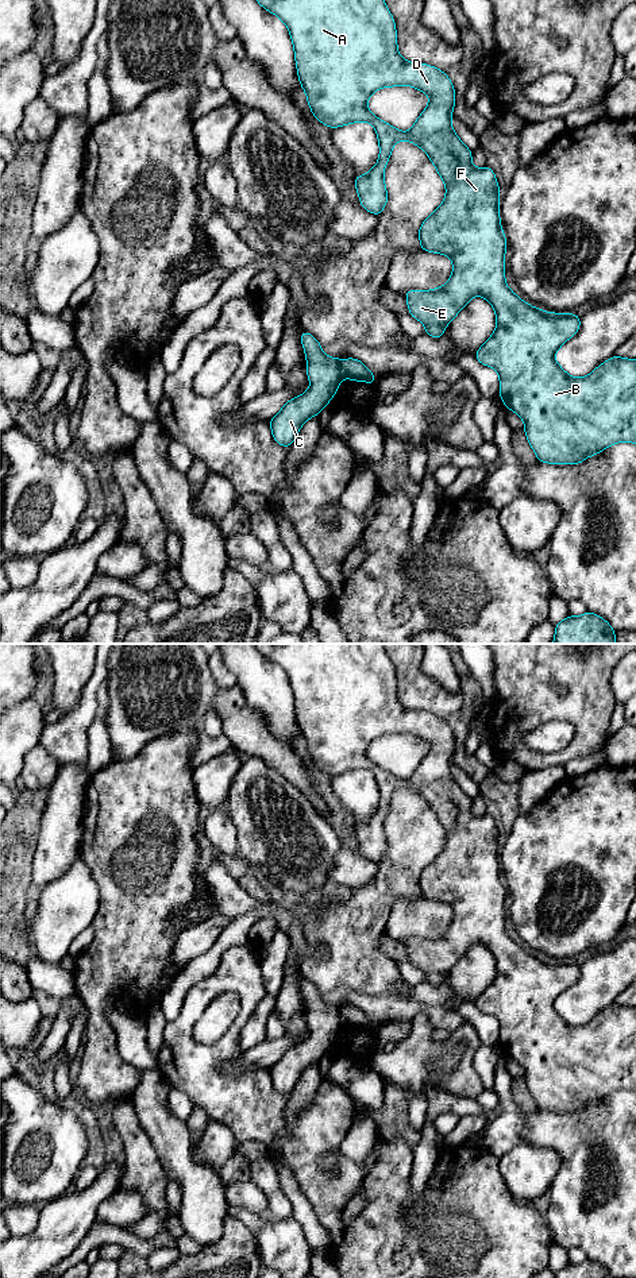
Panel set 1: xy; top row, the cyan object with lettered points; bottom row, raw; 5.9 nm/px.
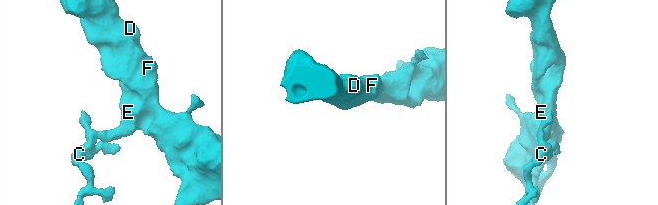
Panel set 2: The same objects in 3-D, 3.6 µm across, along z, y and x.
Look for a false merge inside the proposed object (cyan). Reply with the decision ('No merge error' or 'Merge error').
Merge error

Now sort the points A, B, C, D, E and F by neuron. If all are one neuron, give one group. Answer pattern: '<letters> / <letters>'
A B D E F / C

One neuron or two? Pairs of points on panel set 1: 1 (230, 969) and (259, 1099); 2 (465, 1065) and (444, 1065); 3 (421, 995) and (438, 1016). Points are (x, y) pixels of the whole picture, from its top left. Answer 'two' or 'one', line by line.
1: one
2: two
3: two

